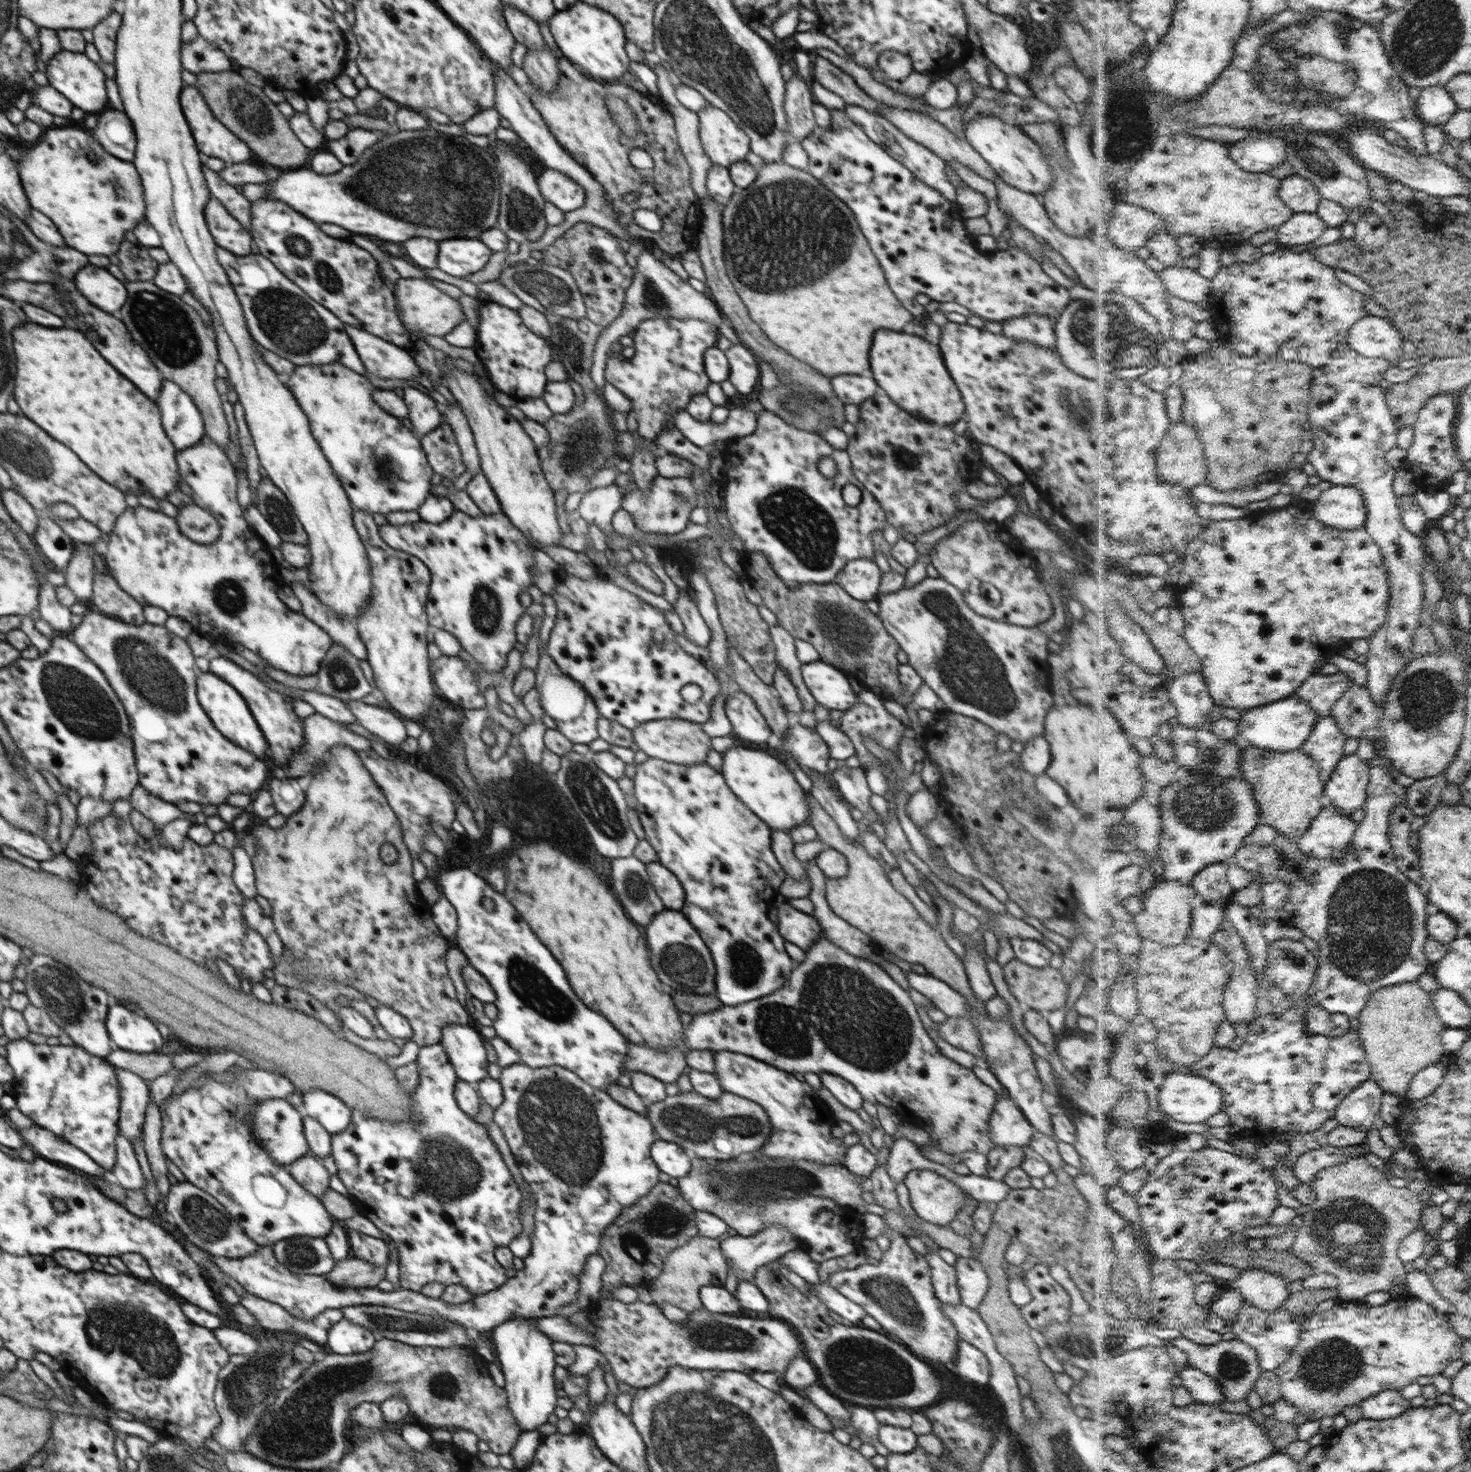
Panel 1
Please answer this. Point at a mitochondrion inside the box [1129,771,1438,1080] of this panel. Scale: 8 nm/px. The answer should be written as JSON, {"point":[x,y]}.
{"point":[1369,922]}

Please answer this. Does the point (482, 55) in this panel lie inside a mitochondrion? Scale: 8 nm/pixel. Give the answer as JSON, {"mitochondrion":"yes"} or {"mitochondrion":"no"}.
{"mitochondrion":"no"}

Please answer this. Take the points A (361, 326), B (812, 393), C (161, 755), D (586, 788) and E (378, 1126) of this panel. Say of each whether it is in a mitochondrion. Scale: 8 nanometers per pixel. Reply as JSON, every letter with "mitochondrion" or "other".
{"A":"other","B":"mitochondrion","C":"other","D":"mitochondrion","E":"other"}

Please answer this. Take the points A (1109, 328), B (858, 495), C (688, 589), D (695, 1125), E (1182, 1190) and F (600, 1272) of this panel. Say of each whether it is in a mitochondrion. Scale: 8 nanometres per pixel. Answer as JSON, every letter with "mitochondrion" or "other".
{"A":"mitochondrion","B":"other","C":"other","D":"mitochondrion","E":"mitochondrion","F":"other"}

